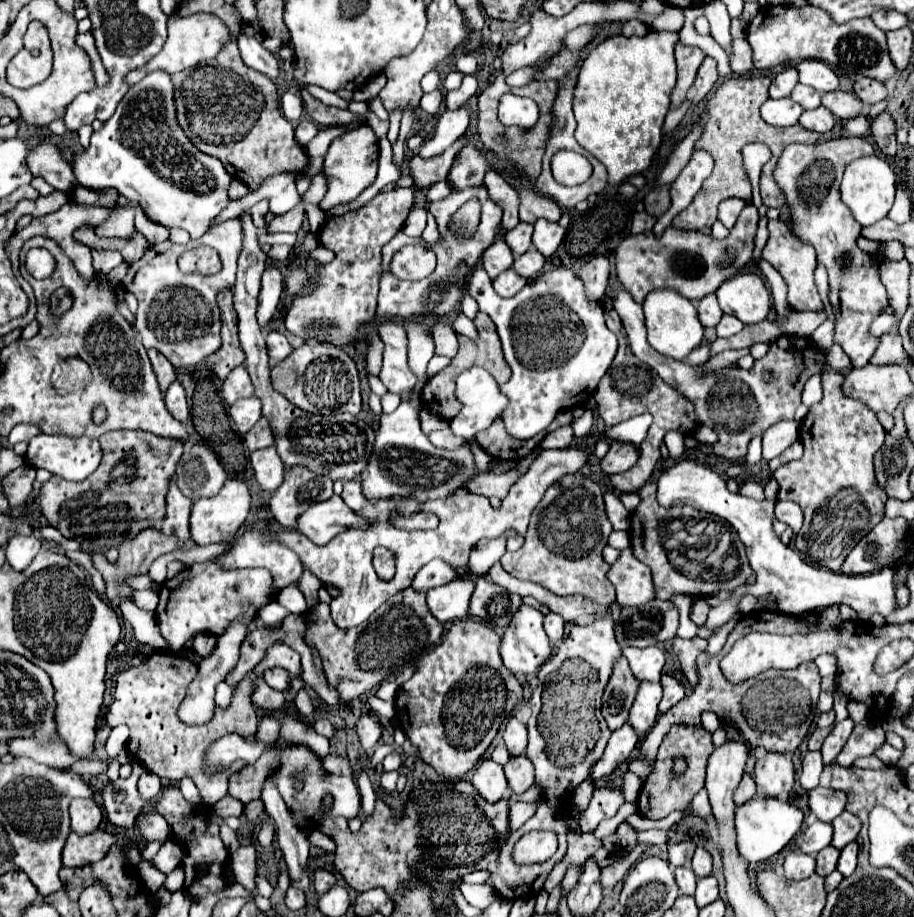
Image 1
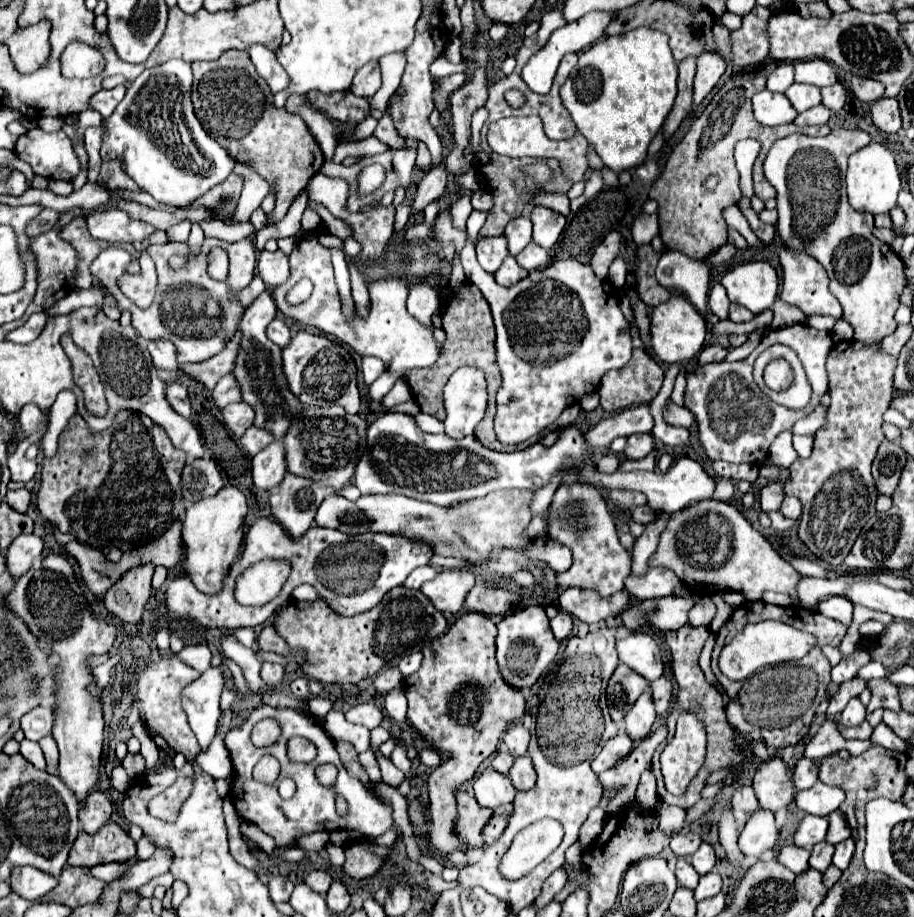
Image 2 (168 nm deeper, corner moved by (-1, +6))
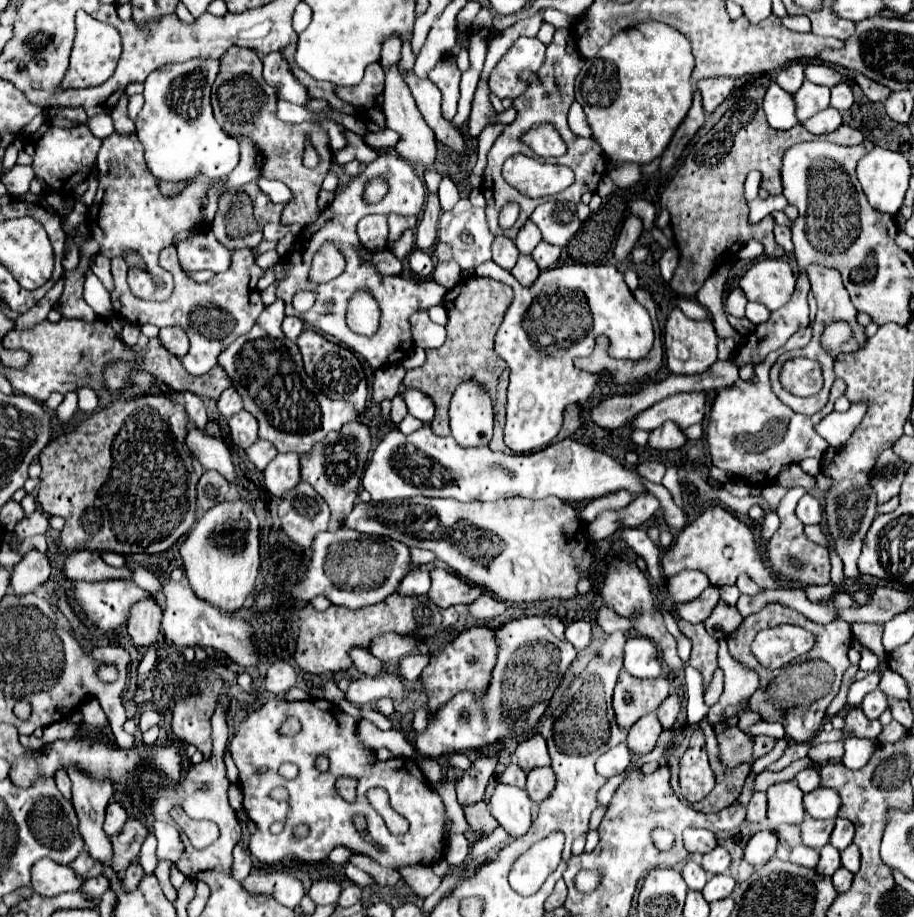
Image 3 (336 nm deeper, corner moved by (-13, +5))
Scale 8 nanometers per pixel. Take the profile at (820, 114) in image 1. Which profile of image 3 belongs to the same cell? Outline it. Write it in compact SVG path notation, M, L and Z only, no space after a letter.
M827 107L827 109L815 113L813 117L809 117L807 121L803 121L803 125L815 135L827 135L841 125L841 113L833 107Z

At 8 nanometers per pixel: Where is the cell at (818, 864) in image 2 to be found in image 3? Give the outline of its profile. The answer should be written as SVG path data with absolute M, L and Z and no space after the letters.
M827 843L821 849L821 859L819 859L819 865L815 871L821 875L833 875L839 867L841 867L841 853L837 849L833 849L833 845Z

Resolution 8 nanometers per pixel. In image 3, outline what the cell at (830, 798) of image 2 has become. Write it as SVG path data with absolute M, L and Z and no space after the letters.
M819 787L805 795L803 805L813 819L835 819L841 807L841 797L835 789Z

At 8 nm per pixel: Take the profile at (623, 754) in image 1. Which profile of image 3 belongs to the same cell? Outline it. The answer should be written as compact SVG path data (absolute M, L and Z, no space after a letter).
M619 743L617 747L609 749L607 753L603 753L597 759L597 771L603 777L613 777L613 775L621 773L623 769L627 769L631 759L633 759L633 755L631 755L631 749L627 747L627 743Z

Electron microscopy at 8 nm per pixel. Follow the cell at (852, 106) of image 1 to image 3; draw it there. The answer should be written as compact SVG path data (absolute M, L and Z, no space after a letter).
M839 83L831 89L831 107L839 111L847 111L853 105L853 93L847 83Z

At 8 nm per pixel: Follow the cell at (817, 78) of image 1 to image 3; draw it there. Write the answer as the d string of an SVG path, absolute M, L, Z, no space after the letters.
M809 63L805 67L805 77L817 85L825 85L825 87L835 87L841 83L841 73L837 73L833 67L829 65L821 65L821 63Z

